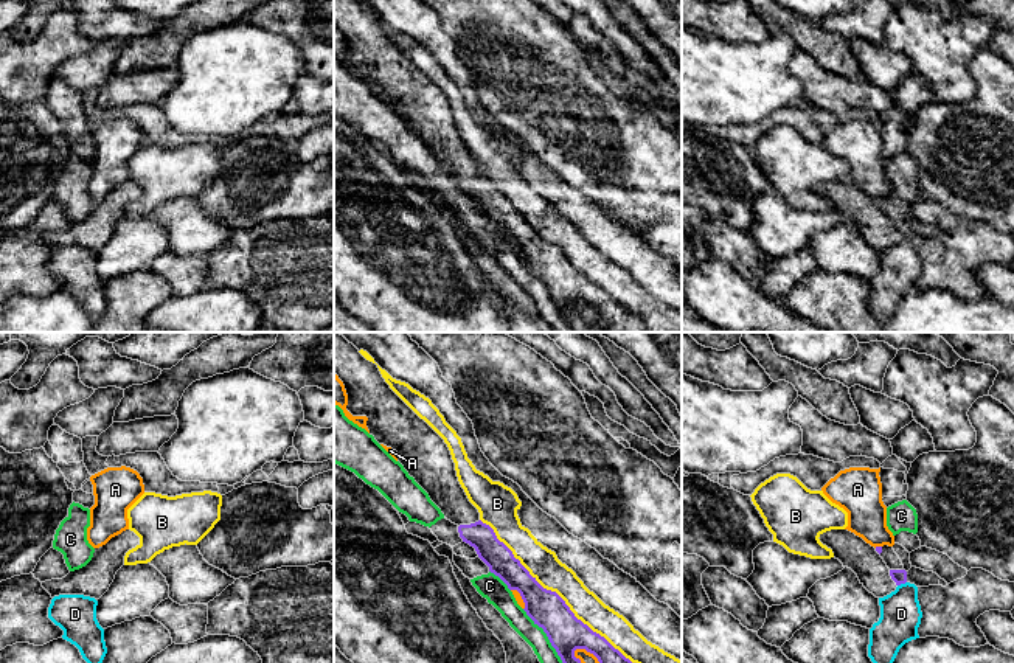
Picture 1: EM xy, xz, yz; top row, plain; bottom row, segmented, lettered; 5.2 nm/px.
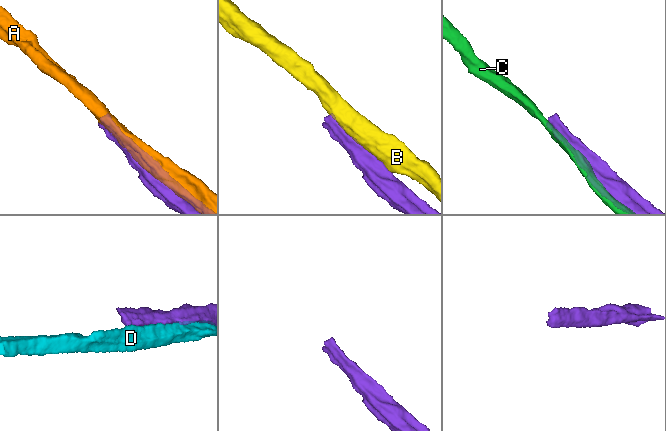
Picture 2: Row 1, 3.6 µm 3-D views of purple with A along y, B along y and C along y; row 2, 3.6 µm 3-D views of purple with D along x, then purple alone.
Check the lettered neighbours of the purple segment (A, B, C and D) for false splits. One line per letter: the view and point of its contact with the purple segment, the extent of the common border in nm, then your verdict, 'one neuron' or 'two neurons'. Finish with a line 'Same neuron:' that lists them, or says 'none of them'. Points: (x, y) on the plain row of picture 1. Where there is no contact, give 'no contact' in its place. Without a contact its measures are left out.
A: contact xz (583, 317); length 160 nm; two neurons
B: contact xz (564, 255); length 1200 nm; two neurons
C: contact xz (552, 297); length 460 nm; two neurons
D: contact yz (901, 235); length 50 nm; two neurons
Same neuron: none of them

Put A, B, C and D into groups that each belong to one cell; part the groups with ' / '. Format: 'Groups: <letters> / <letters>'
Groups: A / B / C / D

